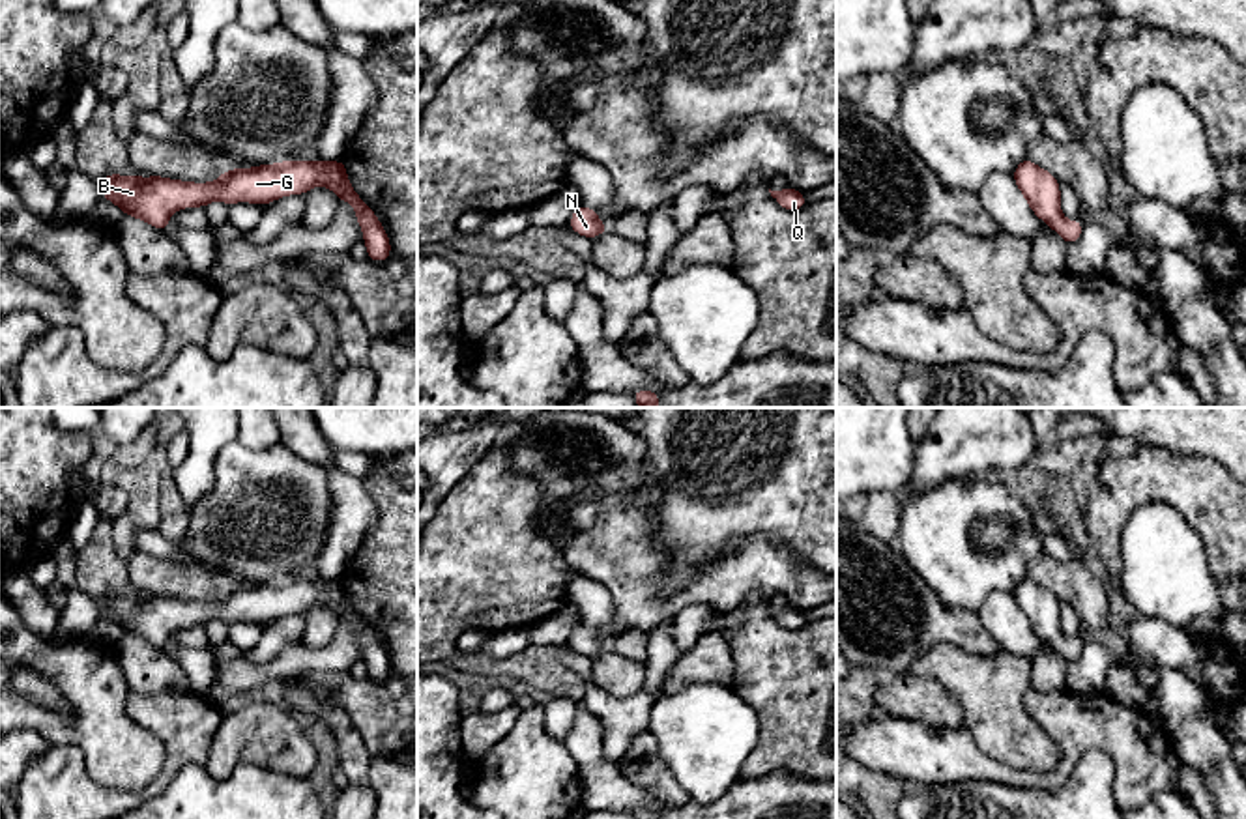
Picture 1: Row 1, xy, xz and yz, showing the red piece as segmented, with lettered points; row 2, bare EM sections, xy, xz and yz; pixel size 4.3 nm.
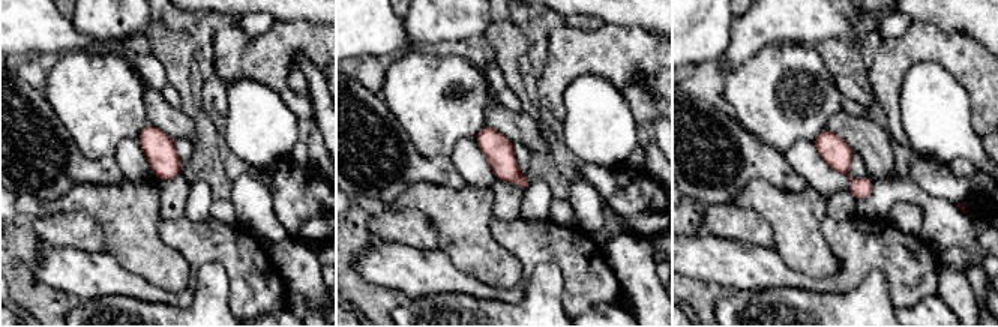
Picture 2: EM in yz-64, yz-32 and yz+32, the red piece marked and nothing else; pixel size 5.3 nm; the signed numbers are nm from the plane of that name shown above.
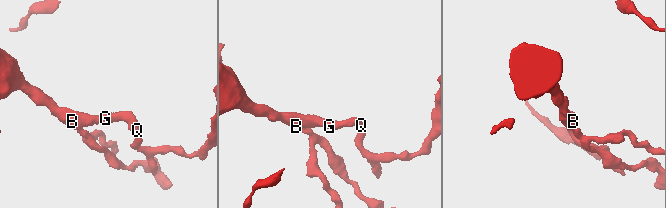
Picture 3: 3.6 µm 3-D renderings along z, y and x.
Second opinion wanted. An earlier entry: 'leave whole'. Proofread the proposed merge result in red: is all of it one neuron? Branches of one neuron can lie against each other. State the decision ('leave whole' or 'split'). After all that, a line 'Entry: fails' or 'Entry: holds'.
leave whole
Entry: holds

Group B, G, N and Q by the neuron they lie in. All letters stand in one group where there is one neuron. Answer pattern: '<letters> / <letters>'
B G N Q

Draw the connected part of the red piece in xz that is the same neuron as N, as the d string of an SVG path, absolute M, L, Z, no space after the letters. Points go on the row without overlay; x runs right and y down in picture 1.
M578 623L574 626L574 632L567 643L572 651L591 658L591 656L597 656L597 654L602 654L604 651L610 649L608 643L602 643L599 639L599 632L597 628L589 628L586 626L584 623Z

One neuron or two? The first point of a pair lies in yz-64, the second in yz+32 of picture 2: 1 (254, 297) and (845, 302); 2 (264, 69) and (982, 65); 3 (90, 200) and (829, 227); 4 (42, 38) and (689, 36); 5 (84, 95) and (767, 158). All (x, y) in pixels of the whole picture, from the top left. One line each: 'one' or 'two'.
1: two
2: one
3: two
4: one
5: two

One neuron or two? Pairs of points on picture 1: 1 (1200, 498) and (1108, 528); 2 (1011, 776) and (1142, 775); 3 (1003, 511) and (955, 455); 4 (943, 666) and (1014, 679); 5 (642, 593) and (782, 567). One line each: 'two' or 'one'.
1: one
2: one
3: two
4: one
5: one

